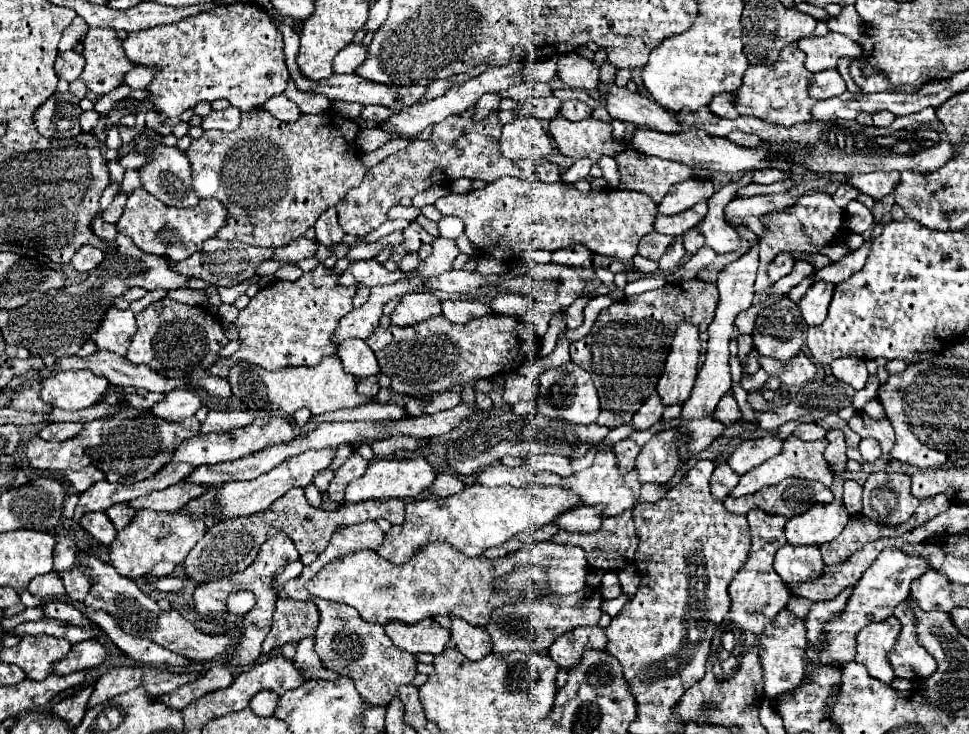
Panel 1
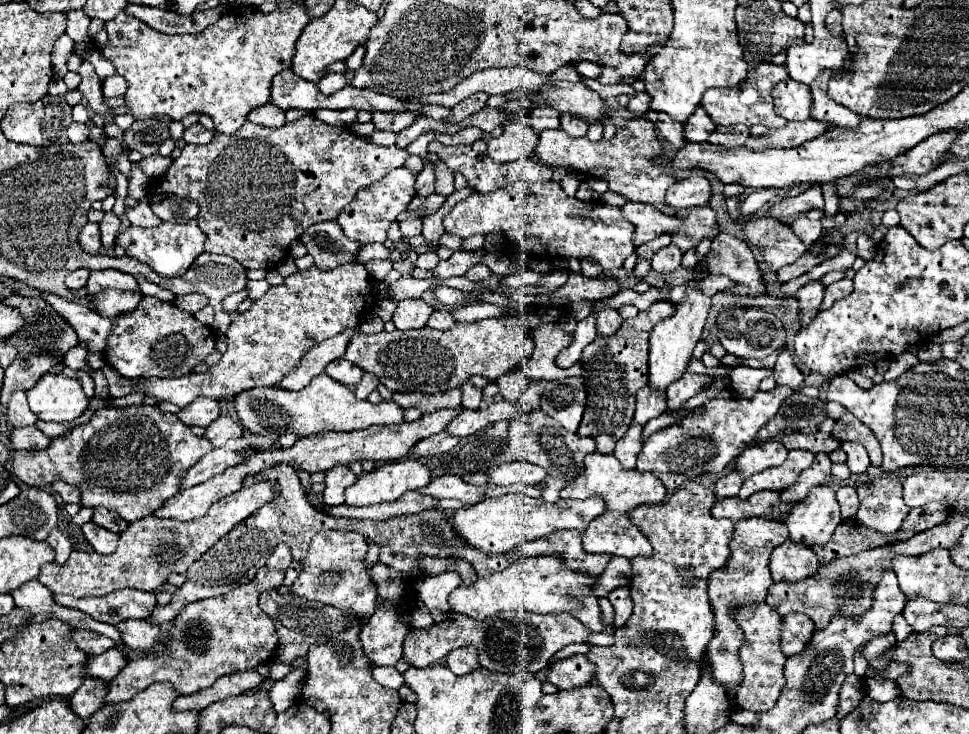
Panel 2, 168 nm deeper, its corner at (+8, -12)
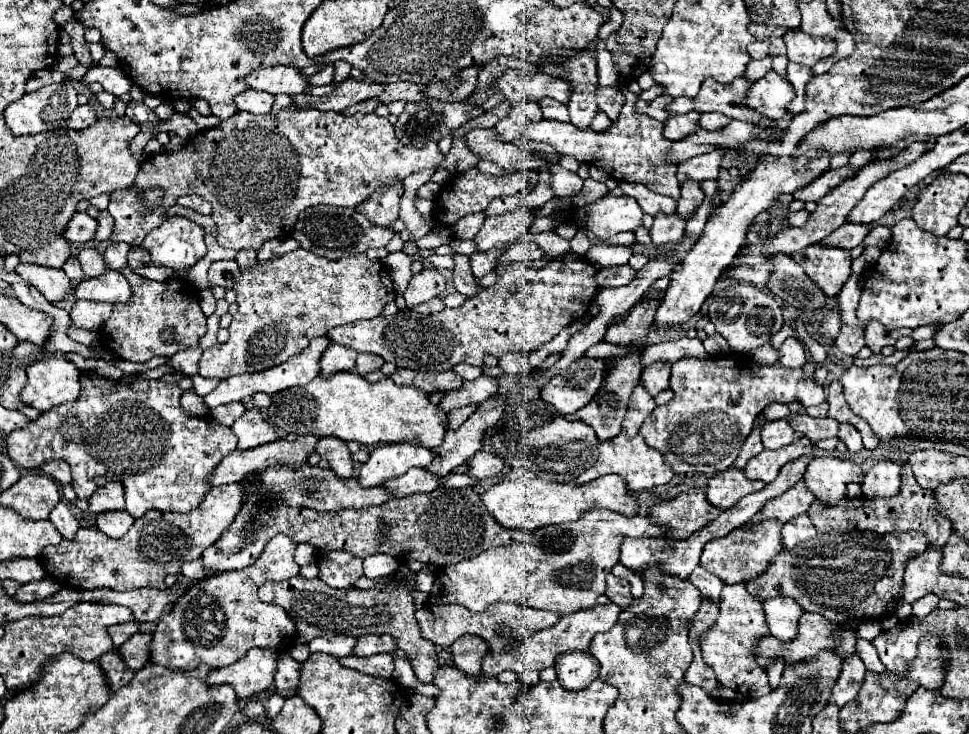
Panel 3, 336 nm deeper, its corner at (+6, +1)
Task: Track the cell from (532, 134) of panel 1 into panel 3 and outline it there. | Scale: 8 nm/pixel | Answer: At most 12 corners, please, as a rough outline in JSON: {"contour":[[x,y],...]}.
{"contour":[[534,101],[512,105],[496,125],[504,143],[524,137],[524,129],[542,119]]}

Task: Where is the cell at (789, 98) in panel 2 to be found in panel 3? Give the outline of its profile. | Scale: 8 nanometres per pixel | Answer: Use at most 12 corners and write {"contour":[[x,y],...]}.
{"contour":[[768,71],[748,91],[748,107],[790,121],[794,87]]}

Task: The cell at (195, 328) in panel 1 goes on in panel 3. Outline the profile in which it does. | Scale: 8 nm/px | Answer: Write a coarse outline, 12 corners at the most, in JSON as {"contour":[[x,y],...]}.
{"contour":[[122,273],[128,303],[98,333],[134,363],[198,347],[206,315],[188,283]]}

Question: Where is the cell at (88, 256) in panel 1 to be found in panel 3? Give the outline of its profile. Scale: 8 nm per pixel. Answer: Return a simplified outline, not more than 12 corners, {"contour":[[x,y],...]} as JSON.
{"contour":[[68,259],[62,269],[74,283],[86,279],[80,261]]}

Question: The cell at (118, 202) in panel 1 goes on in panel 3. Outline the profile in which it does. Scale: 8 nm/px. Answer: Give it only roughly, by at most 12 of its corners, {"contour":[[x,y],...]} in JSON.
{"contour":[[104,209],[98,215],[98,241],[108,241],[114,231],[114,219]]}

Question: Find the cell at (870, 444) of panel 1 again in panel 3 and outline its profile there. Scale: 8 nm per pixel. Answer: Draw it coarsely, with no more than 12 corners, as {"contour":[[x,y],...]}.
{"contour":[[840,425],[838,439],[850,453],[864,449],[862,437],[852,425]]}

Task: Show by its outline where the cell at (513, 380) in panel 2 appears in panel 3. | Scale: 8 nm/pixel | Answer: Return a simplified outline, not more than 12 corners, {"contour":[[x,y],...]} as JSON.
{"contour":[[508,353],[500,367],[508,375],[526,377],[530,373],[524,353]]}

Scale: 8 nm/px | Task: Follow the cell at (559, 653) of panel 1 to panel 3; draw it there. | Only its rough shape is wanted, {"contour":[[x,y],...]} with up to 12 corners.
{"contour":[[568,651],[554,669],[562,687],[578,691],[598,677],[590,653]]}

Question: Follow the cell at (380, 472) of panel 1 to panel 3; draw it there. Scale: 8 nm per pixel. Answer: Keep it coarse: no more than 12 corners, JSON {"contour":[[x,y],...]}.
{"contour":[[408,443],[380,445],[358,483],[376,487],[412,467],[428,467],[432,451]]}

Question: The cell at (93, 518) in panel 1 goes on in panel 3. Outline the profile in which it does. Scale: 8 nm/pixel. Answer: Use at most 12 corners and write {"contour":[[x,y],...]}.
{"contour":[[122,511],[96,515],[96,527],[108,537],[124,537],[134,523]]}

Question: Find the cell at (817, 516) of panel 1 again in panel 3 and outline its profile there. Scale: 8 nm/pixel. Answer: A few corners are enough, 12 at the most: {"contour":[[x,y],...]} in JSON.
{"contour":[[818,457],[804,475],[816,501],[834,507],[850,481],[862,481],[856,463]]}

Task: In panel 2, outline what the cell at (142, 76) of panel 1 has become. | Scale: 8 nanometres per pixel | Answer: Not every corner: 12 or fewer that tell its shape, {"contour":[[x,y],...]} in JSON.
{"contour":[[120,74],[106,78],[104,96],[124,96],[128,84]]}

